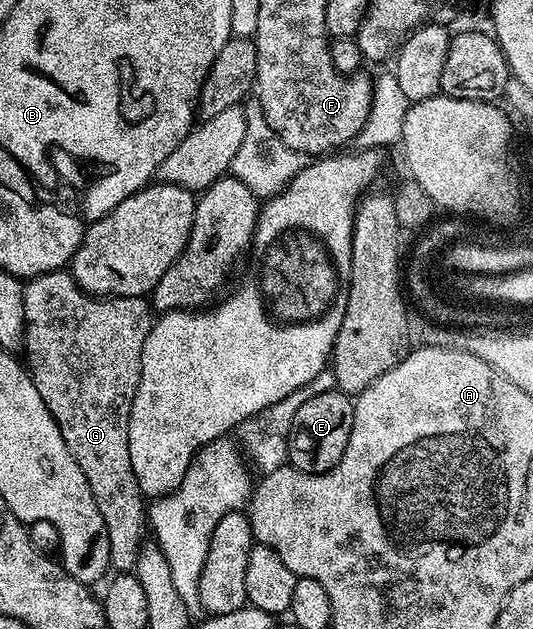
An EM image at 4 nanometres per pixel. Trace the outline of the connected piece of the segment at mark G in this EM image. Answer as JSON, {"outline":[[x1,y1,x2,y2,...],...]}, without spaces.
{"outline":[[66,270,33,277,22,293,26,323,24,360,30,377,36,390,40,390,40,398,44,398,44,406,48,406,60,426,60,434,64,434,64,446,72,450,76,466,80,466,88,486,92,486,92,498,96,498,100,518,104,518,104,530,108,530,109,567,118,574,133,573,144,542,142,530,148,526,148,504,136,482,132,458,128,458,128,418,140,382,144,338,150,333,151,305,140,296,91,296]]}

